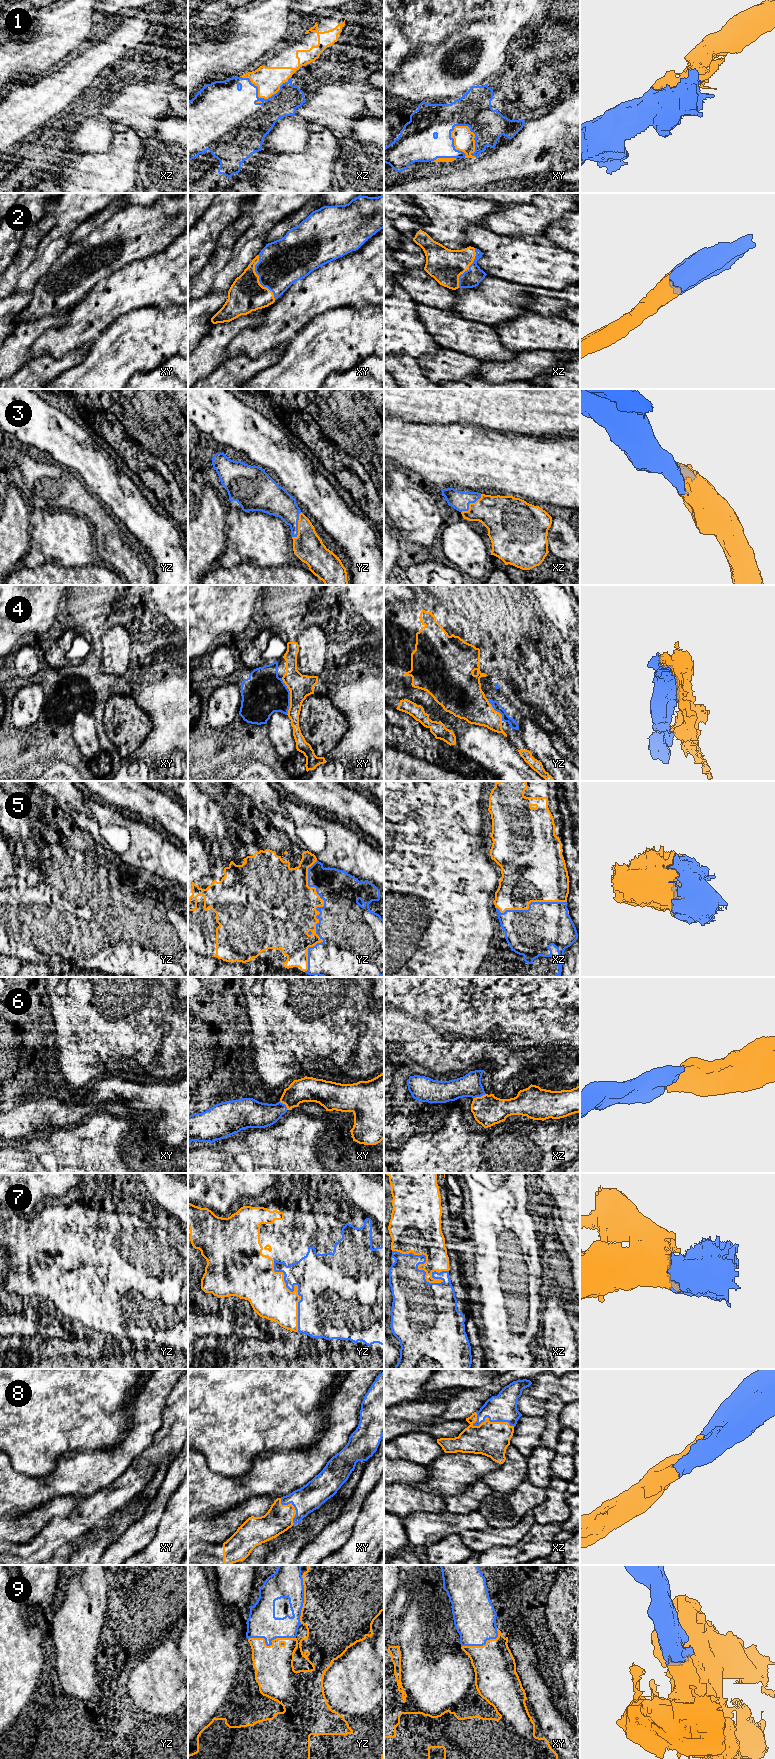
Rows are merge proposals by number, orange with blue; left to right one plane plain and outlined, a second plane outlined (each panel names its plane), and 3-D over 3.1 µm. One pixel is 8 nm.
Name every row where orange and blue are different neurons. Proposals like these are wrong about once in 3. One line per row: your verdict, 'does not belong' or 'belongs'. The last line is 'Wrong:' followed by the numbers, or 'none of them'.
1: belongs
2: belongs
3: belongs
4: belongs
5: belongs
6: belongs
7: belongs
8: belongs
9: belongs
Wrong: none of them

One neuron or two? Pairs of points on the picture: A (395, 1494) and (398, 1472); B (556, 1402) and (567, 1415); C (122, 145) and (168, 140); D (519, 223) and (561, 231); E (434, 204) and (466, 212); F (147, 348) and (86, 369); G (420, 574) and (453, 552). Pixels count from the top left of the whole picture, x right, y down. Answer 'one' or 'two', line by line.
A: two
B: two
C: two
D: two
E: one
F: one
G: two

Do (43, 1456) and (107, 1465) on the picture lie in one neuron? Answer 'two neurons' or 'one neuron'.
two neurons

